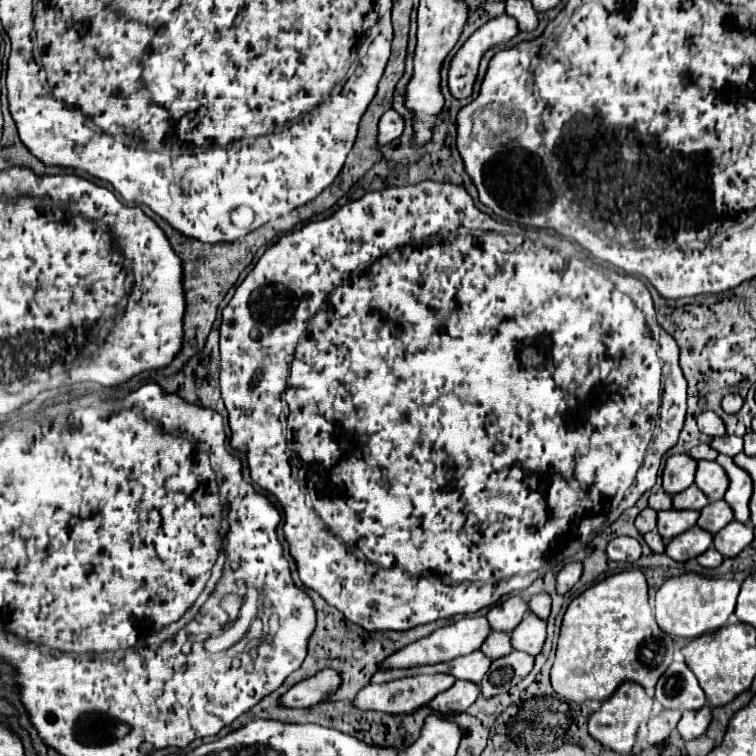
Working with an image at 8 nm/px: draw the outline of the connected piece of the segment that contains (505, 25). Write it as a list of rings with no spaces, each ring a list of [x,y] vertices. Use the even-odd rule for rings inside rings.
[[[503,14],[499,18],[485,22],[477,32],[471,34],[471,38],[455,54],[449,68],[449,90],[453,98],[461,100],[471,96],[483,54],[495,44],[503,44],[511,40],[517,32],[519,30],[515,26],[515,20]]]

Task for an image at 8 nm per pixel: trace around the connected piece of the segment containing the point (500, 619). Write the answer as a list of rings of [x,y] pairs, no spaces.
[[[513,596],[513,598],[505,600],[503,604],[493,606],[487,612],[485,618],[489,620],[491,630],[495,630],[495,632],[507,632],[509,634],[521,622],[521,618],[527,614],[527,610],[529,610],[527,602],[523,598]]]

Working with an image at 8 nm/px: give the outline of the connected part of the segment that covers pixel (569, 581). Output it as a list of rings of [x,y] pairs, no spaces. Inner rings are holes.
[[[573,562],[573,564],[565,564],[555,578],[555,590],[557,594],[565,594],[569,592],[569,588],[581,578],[581,564]]]

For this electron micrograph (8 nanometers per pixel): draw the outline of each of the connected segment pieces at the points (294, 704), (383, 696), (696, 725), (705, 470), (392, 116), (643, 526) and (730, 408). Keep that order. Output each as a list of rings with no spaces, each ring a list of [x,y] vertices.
[[[321,670],[319,674],[315,674],[313,678],[301,680],[295,686],[291,686],[287,690],[287,694],[283,694],[279,698],[279,704],[285,708],[309,708],[313,704],[319,704],[327,698],[327,694],[331,694],[331,690],[335,690],[335,686],[339,686],[339,674],[335,674],[335,670]]]
[[[449,674],[415,676],[393,680],[389,684],[367,684],[359,690],[353,706],[359,710],[377,710],[387,714],[409,714],[421,708],[427,700],[447,690],[453,682]]]
[[[703,706],[699,710],[683,712],[683,716],[677,724],[677,730],[683,740],[693,740],[693,738],[699,738],[701,734],[705,734],[709,724],[711,724],[711,708]]]
[[[699,460],[695,484],[711,502],[715,502],[715,500],[721,500],[723,494],[727,492],[727,474],[717,462]]]
[[[387,110],[377,124],[377,144],[389,144],[403,132],[403,118],[395,110]]]
[[[645,508],[635,520],[635,528],[639,530],[639,534],[655,530],[657,528],[657,512],[651,510],[651,508]]]
[[[727,394],[721,402],[721,408],[727,412],[727,414],[735,414],[739,412],[743,406],[743,398],[739,394]]]

